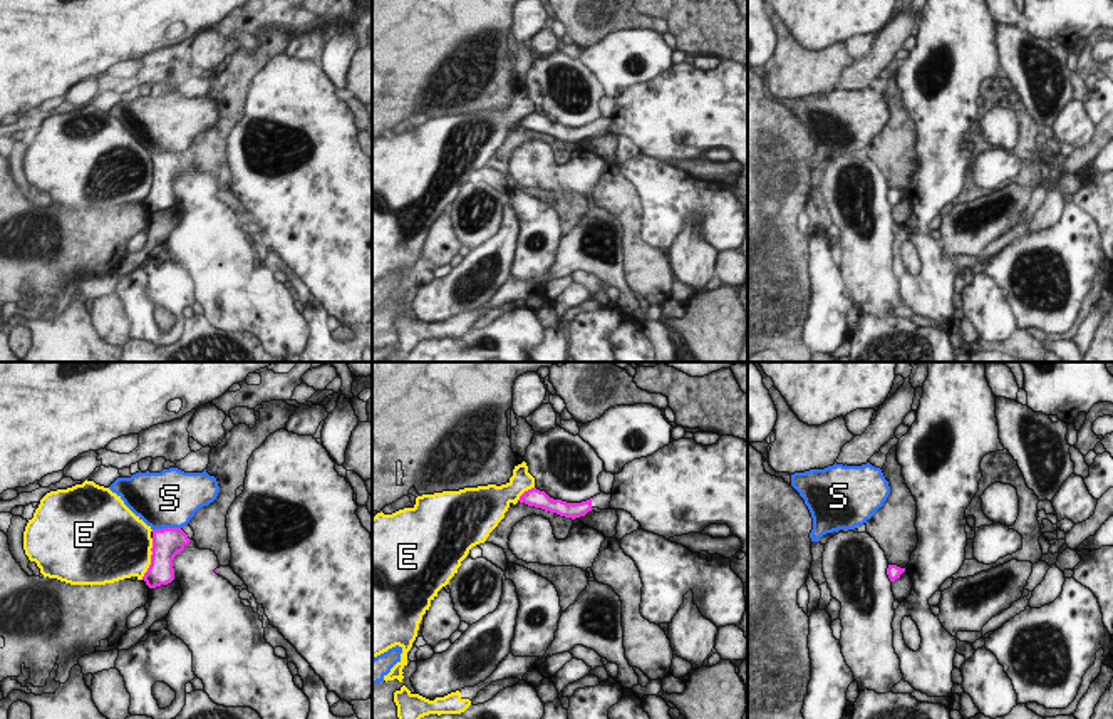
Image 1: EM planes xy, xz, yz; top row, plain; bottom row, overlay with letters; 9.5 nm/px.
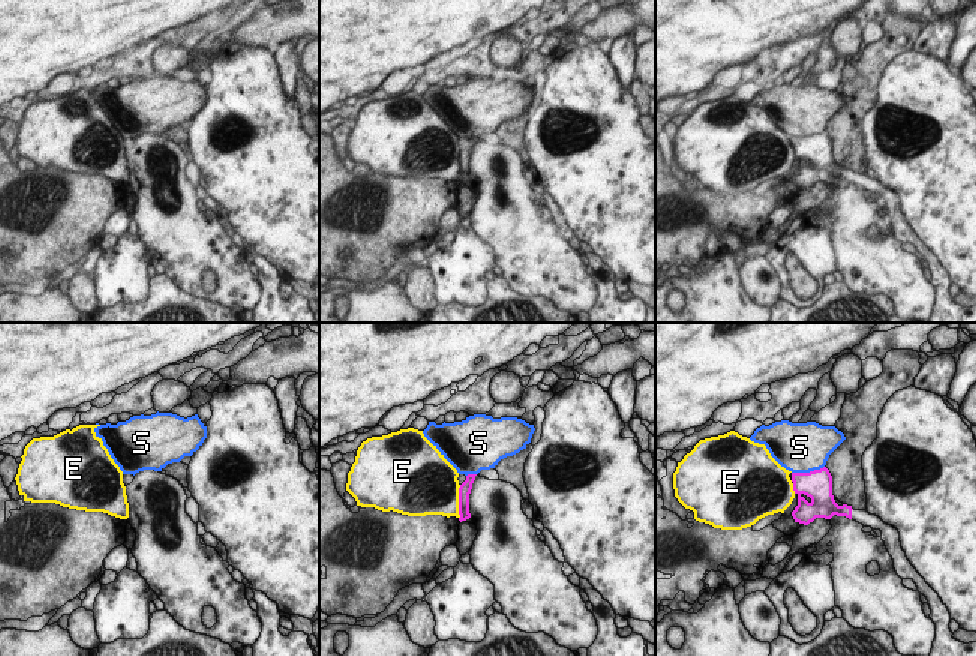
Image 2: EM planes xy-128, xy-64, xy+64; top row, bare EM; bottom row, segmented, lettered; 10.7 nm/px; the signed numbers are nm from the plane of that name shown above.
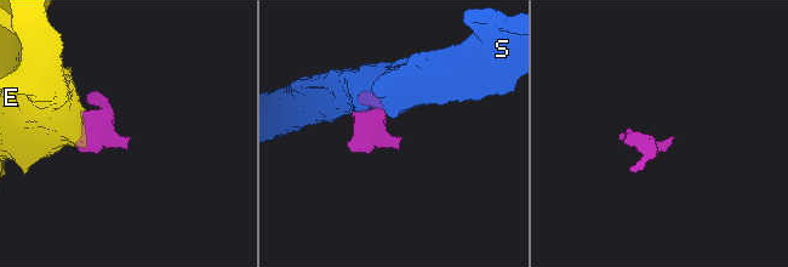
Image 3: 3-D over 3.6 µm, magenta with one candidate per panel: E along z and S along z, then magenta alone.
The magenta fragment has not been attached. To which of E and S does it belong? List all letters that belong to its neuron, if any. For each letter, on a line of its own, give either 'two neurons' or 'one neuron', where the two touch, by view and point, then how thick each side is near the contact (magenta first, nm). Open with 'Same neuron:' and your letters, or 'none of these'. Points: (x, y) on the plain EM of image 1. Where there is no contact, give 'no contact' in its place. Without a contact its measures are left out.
Same neuron: none of these
E: two neurons | xy (151, 183) | 280/480 nm
S: two neurons | xy (166, 153) | 280/480 nm

